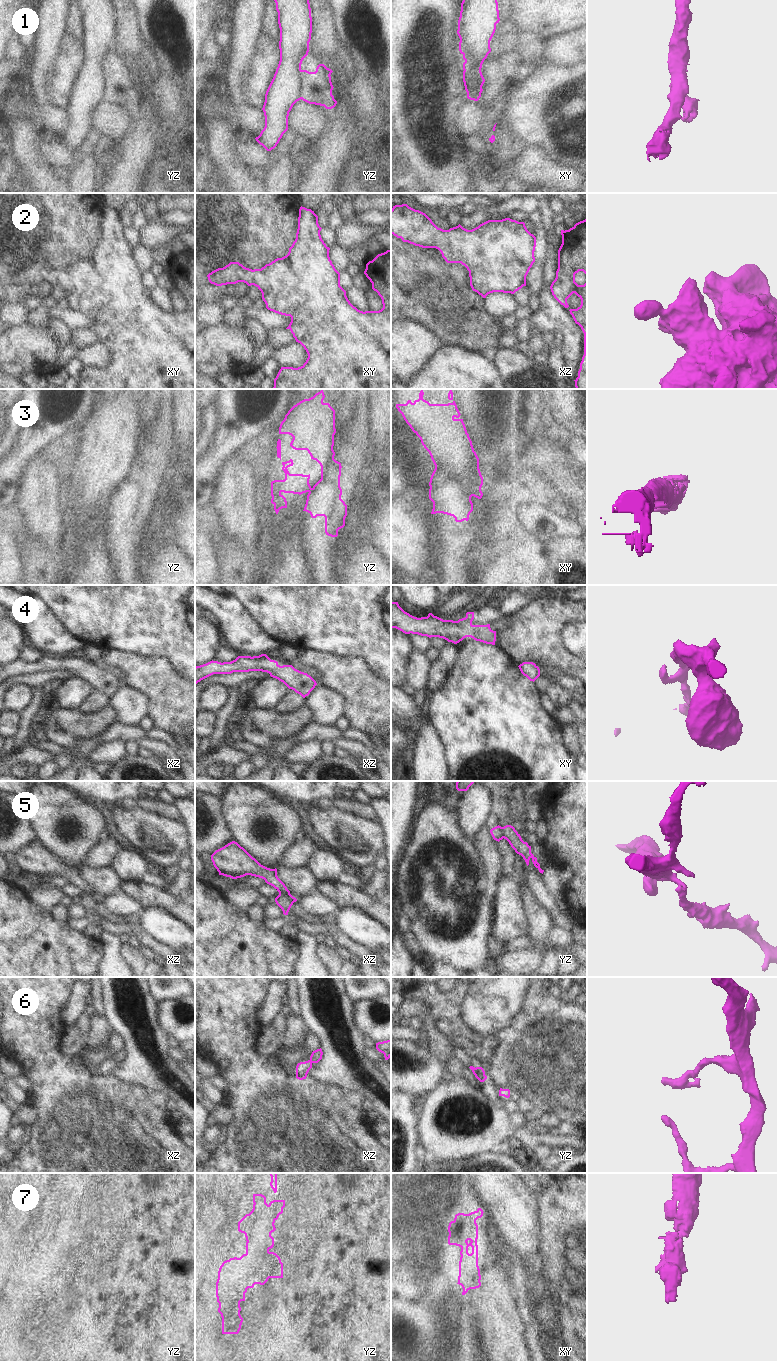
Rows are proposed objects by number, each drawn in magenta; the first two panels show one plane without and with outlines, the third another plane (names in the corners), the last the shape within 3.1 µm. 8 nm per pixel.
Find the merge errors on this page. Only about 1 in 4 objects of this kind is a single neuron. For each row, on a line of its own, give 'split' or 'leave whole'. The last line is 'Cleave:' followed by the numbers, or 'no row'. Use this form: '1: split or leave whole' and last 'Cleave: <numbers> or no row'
1: split
2: leave whole
3: split
4: leave whole
5: split
6: split
7: leave whole
Cleave: 1, 3, 5, 6

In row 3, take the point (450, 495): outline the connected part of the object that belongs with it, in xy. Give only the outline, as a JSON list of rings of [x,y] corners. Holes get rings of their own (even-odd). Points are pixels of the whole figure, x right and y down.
[[[435,467],[429,482],[429,499],[433,502],[431,514],[443,513],[453,516],[456,522],[468,521],[473,511],[471,497],[481,498],[482,482],[481,475],[476,485],[468,486],[464,479]]]

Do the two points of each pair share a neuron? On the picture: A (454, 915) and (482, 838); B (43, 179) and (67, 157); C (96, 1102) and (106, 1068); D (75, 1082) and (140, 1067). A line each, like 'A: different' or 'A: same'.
A: different
B: different
C: same
D: different

